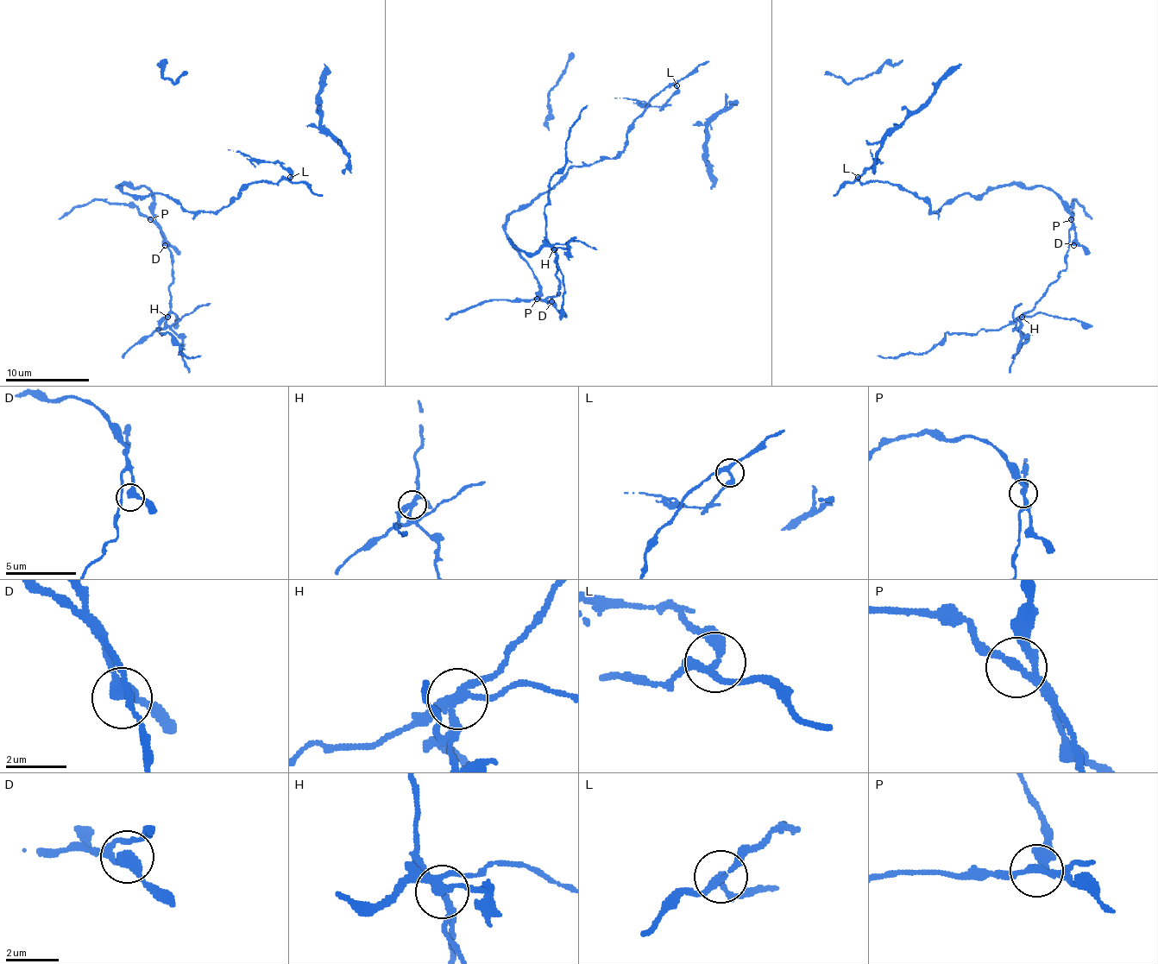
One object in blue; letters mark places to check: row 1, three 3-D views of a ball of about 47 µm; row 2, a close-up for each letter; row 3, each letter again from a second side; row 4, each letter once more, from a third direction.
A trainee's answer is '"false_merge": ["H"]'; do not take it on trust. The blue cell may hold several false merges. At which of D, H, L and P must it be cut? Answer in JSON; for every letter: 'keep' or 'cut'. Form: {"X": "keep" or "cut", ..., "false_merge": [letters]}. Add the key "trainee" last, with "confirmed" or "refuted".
{"D": "keep", "H": "cut", "L": "keep", "P": "keep", "false_merge": ["H"], "trainee": "confirmed"}

